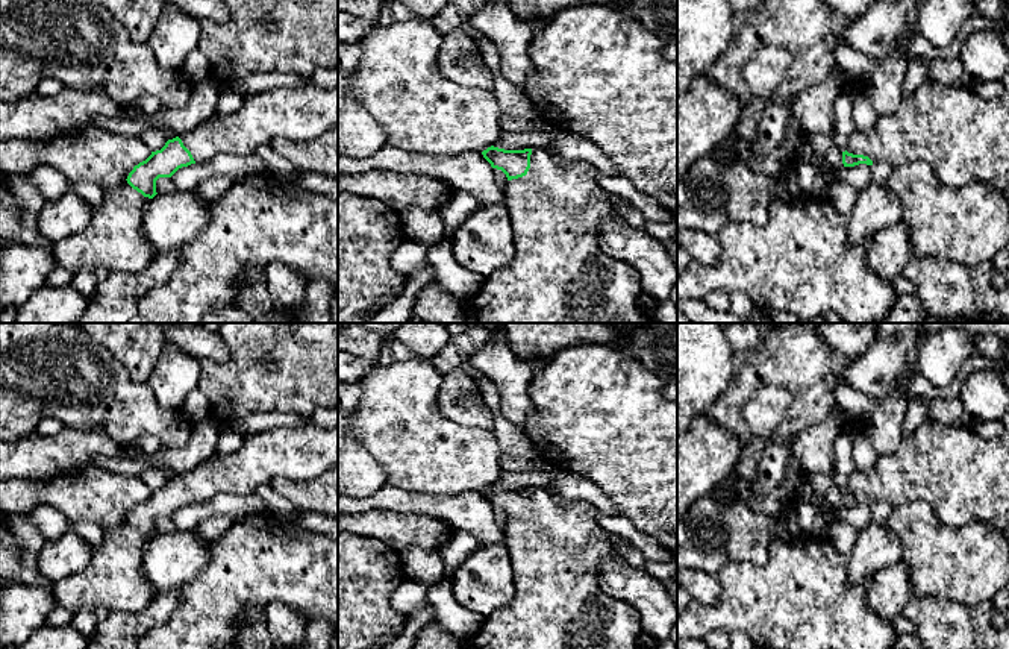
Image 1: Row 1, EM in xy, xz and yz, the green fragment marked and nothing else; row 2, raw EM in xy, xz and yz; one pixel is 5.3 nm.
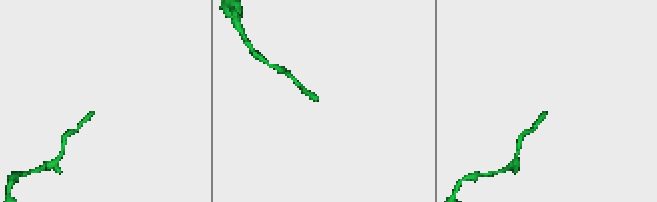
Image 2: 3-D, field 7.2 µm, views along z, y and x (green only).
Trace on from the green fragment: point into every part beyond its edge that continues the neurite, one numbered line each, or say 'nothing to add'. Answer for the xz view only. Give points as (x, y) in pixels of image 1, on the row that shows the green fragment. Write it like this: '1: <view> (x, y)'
1: xz (559, 275)

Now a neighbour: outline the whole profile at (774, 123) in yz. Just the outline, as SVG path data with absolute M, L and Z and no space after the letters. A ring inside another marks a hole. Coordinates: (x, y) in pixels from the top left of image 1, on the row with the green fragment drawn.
M779 96L764 102L764 112L758 126L756 138L751 141L756 156L774 152L789 132L794 117L795 97L780 100Z

